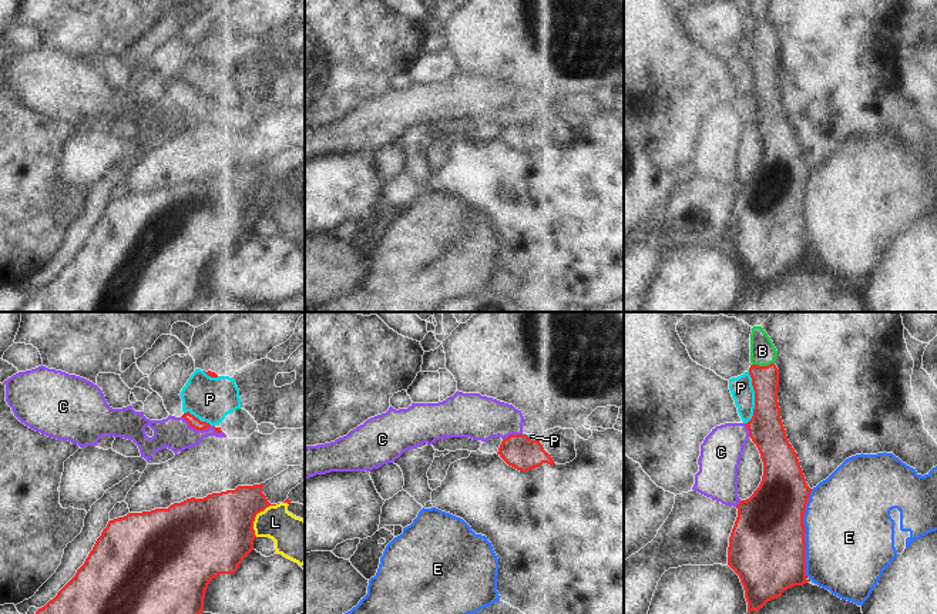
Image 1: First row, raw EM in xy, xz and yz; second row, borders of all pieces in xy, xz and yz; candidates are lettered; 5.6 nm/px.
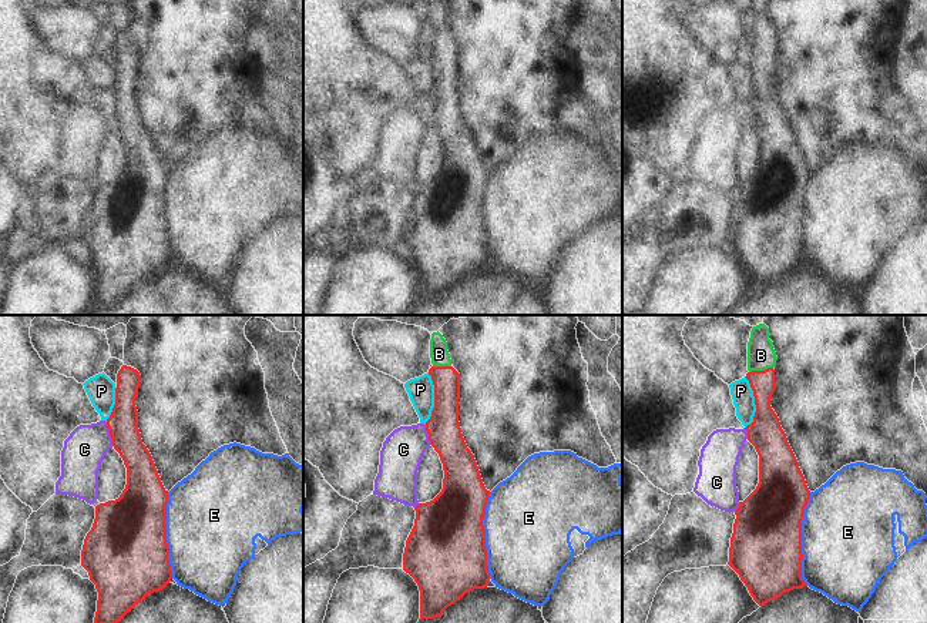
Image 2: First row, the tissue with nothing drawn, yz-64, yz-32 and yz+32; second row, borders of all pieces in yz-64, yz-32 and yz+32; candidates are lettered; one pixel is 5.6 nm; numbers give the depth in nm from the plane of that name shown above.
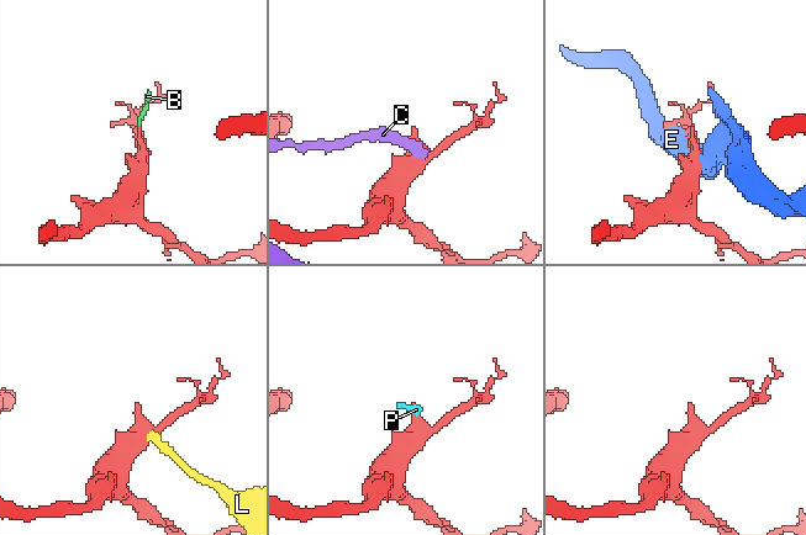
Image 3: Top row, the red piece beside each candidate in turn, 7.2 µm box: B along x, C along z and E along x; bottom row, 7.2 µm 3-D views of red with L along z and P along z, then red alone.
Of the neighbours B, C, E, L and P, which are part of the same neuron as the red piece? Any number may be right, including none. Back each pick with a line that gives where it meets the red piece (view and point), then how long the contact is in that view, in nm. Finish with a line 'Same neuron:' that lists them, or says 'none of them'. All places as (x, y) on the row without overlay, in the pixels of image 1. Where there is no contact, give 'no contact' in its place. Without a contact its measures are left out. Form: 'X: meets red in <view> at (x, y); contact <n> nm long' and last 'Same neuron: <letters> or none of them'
B: meets red in yz at (762, 47); contact 130 nm long
Same neuron: B

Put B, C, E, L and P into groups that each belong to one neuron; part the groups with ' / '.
B / C L / E / P

